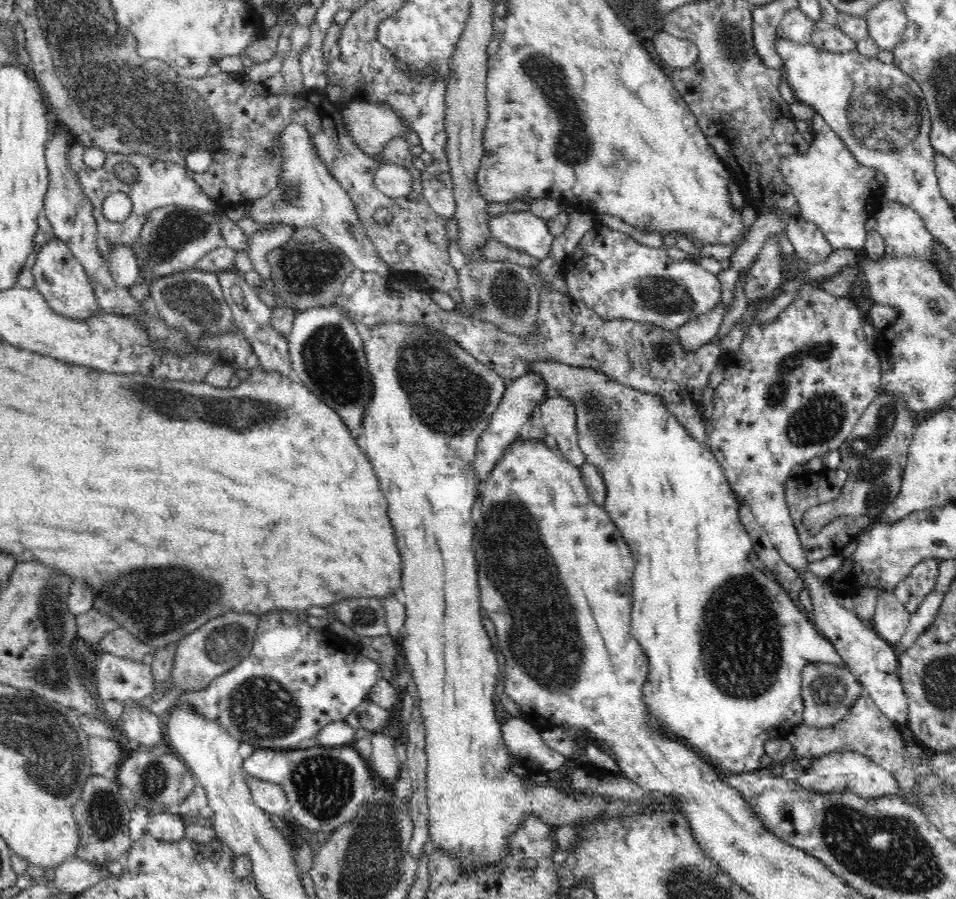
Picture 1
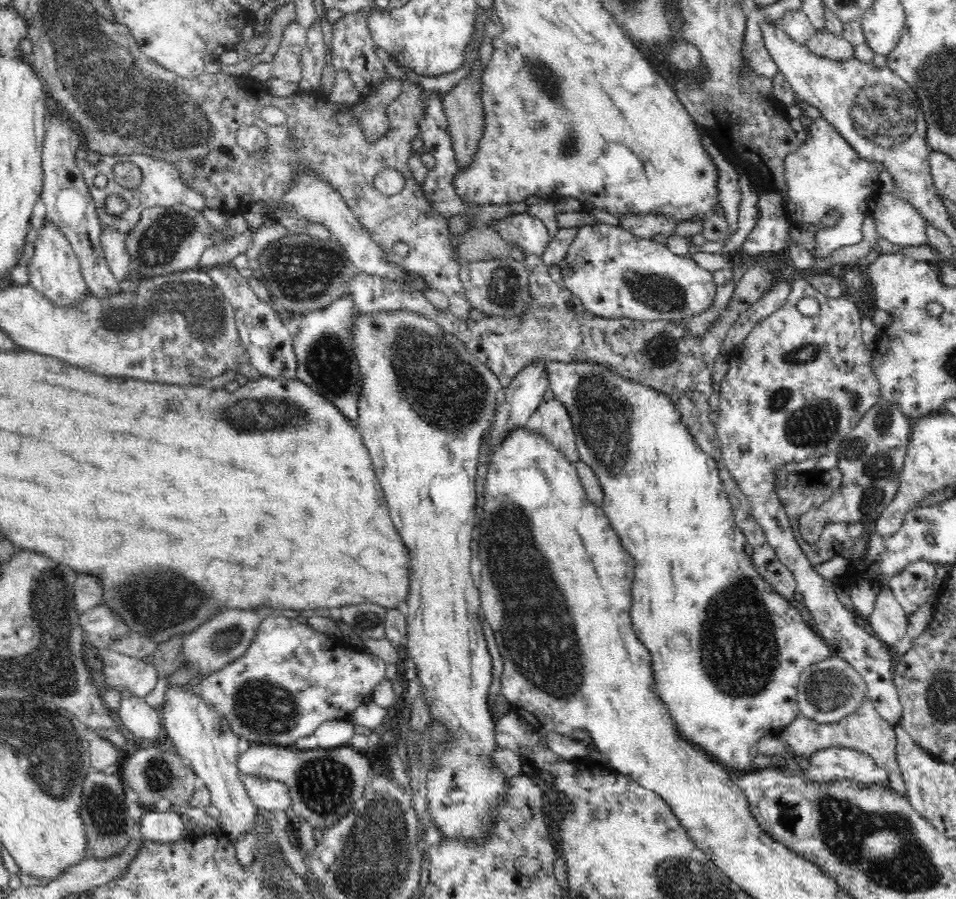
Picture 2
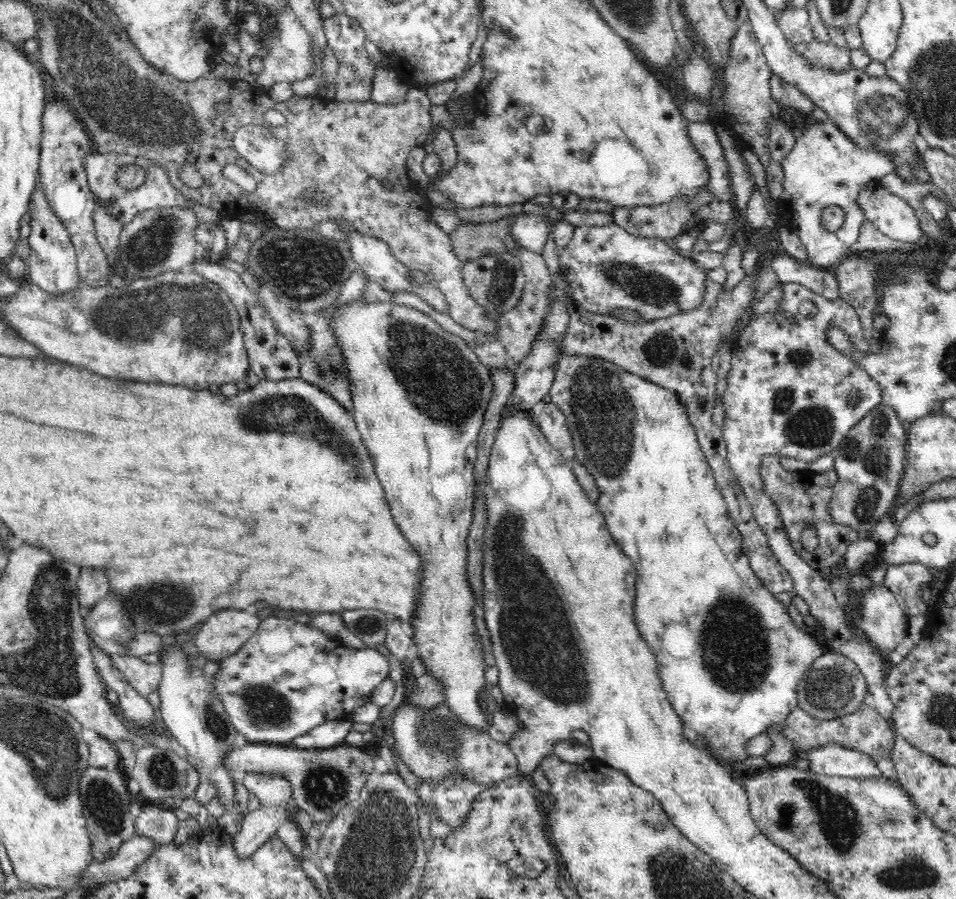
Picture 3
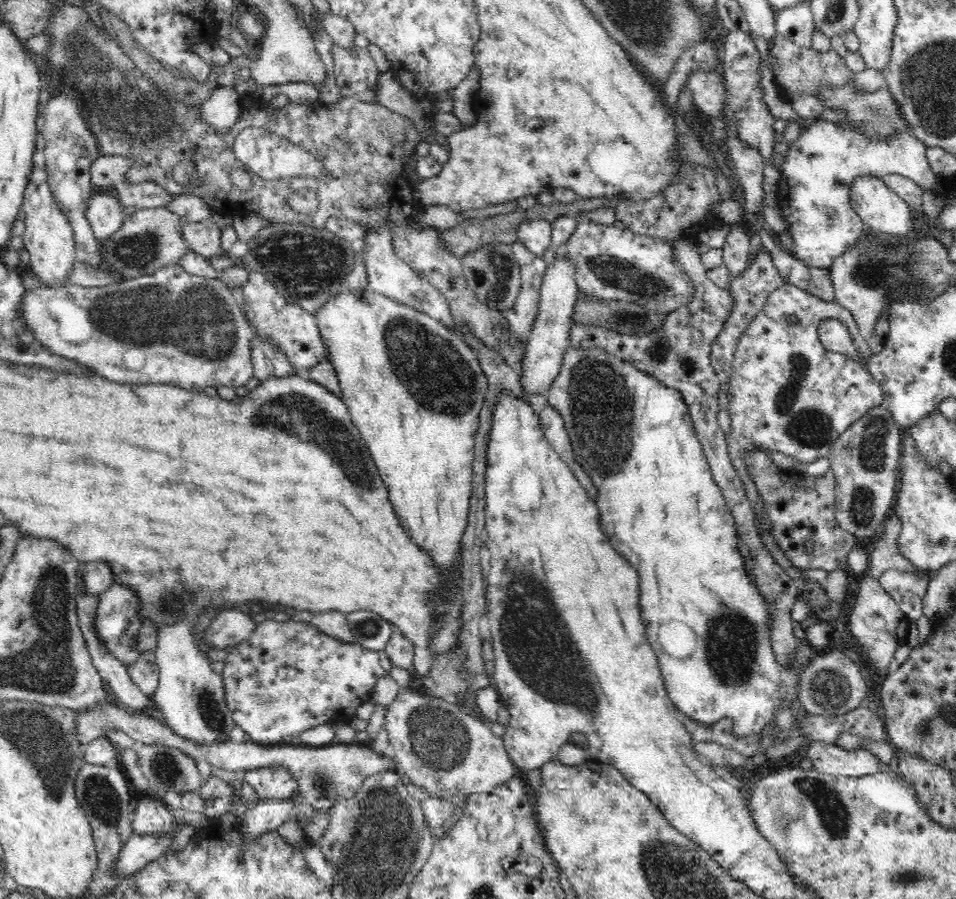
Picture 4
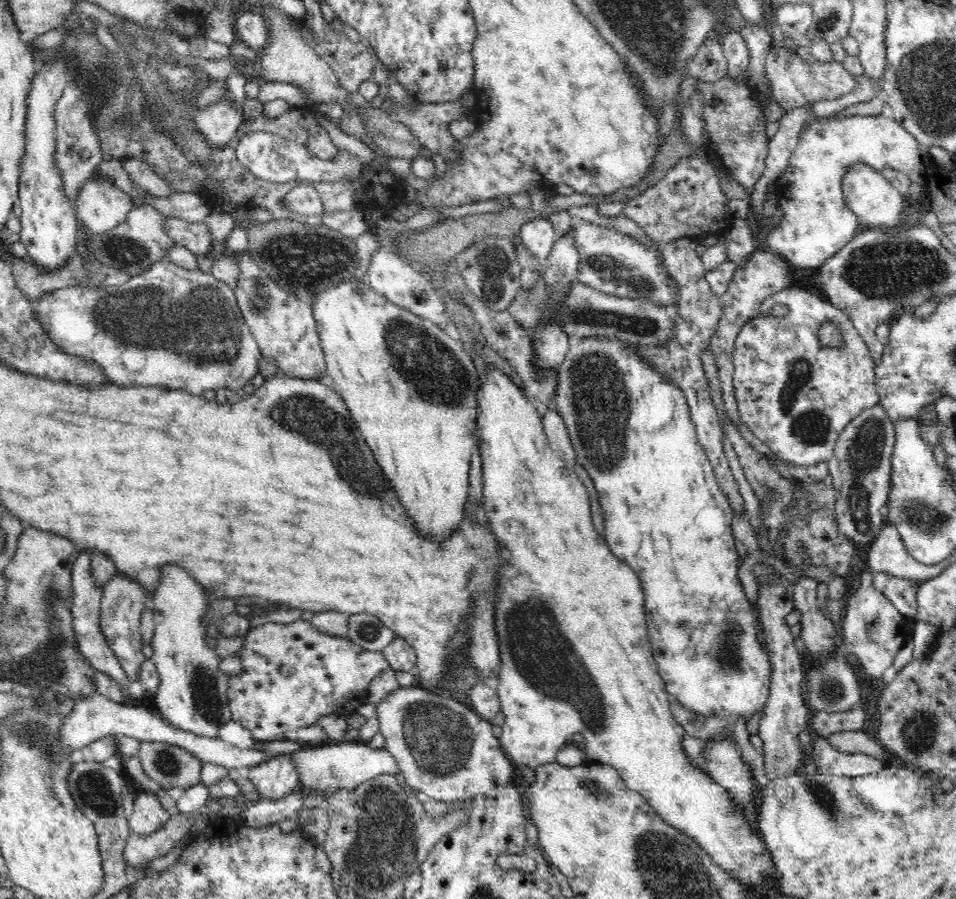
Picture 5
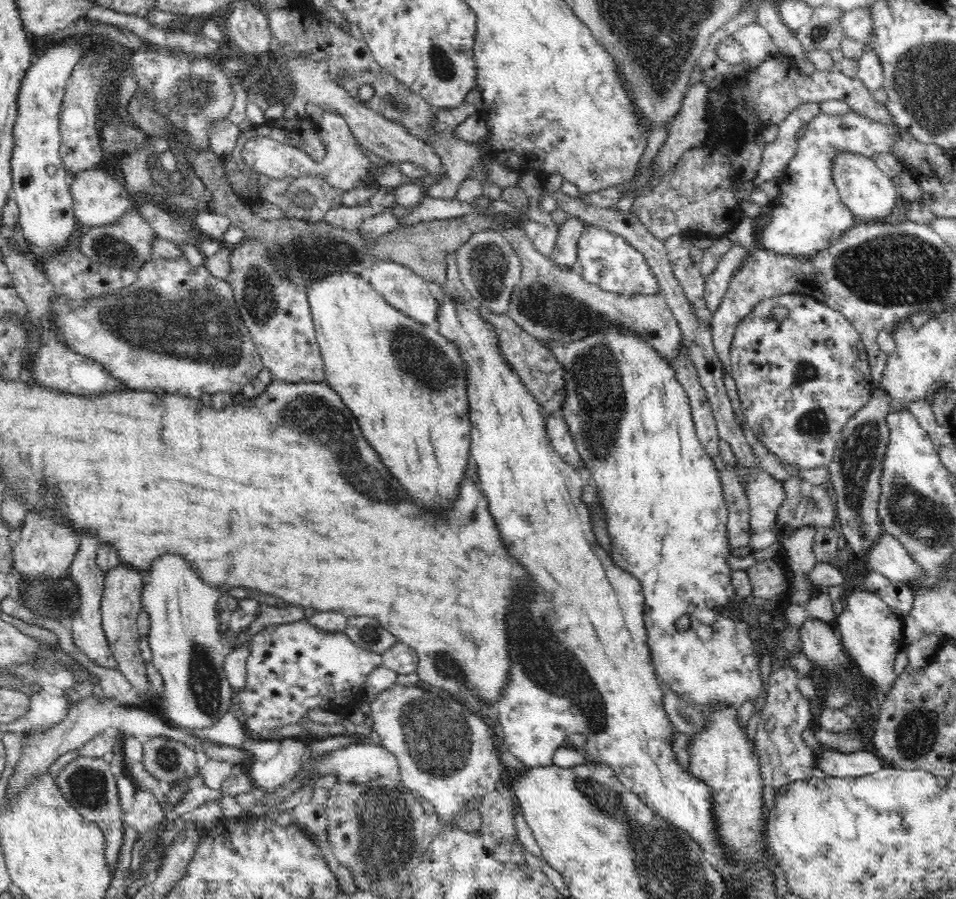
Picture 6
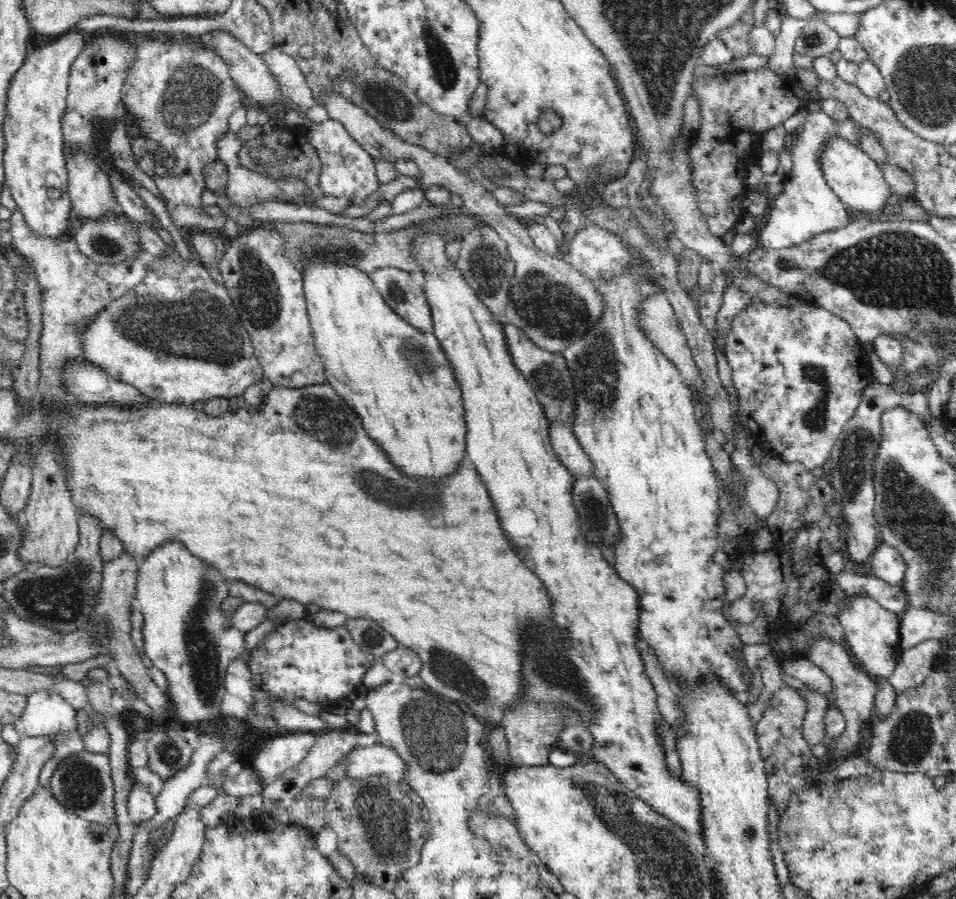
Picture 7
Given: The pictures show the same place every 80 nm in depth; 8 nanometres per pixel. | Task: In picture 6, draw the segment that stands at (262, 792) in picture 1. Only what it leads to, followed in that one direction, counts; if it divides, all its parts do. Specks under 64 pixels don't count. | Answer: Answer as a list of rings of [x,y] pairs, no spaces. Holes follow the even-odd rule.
[[[280,738],[278,754],[265,762],[252,760],[247,771],[258,791],[271,793],[290,783],[305,765],[307,750],[308,741],[305,739]]]

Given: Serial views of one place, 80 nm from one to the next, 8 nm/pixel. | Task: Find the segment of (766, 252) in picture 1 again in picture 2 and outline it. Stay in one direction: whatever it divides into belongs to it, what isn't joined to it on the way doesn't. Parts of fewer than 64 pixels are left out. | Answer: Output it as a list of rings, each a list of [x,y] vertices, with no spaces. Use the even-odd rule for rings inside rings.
[[[524,253],[524,265],[529,276],[528,290],[530,293],[531,303],[529,307],[521,314],[521,317],[484,317],[481,320],[474,321],[460,320],[454,316],[448,309],[440,310],[436,308],[430,300],[427,299],[425,291],[420,292],[418,289],[410,287],[406,283],[392,282],[387,278],[380,278],[372,274],[358,272],[354,274],[354,278],[350,280],[346,291],[352,295],[354,299],[355,309],[358,313],[381,314],[381,310],[395,311],[395,310],[410,310],[412,313],[424,315],[424,317],[436,322],[448,334],[453,334],[466,345],[468,351],[485,365],[500,379],[510,382],[522,367],[532,364],[535,360],[542,360],[546,363],[550,361],[558,362],[592,362],[608,367],[608,369],[616,372],[616,374],[626,378],[632,379],[634,382],[640,382],[648,385],[658,391],[664,391],[664,394],[670,395],[672,401],[675,403],[676,409],[680,412],[682,422],[686,424],[694,441],[703,450],[709,458],[715,460],[720,480],[723,482],[723,489],[729,498],[732,505],[733,517],[735,524],[745,534],[748,546],[752,546],[751,561],[755,565],[755,569],[774,592],[781,594],[786,601],[794,597],[797,587],[796,579],[791,570],[784,566],[779,558],[776,556],[774,549],[769,546],[766,533],[761,526],[755,521],[751,514],[751,504],[748,497],[740,490],[740,487],[734,482],[734,478],[724,467],[724,459],[722,459],[722,449],[720,449],[720,442],[716,437],[716,425],[709,419],[711,405],[709,404],[713,394],[714,379],[712,374],[714,372],[716,357],[724,351],[723,344],[726,338],[726,332],[732,328],[732,324],[739,319],[740,314],[748,310],[754,302],[758,302],[762,296],[767,293],[771,286],[779,280],[768,266],[764,266],[764,261],[752,263],[748,271],[741,277],[739,283],[734,289],[727,309],[717,318],[717,321],[712,323],[712,326],[701,336],[696,337],[692,333],[688,333],[686,329],[686,320],[672,321],[672,320],[655,320],[655,321],[637,321],[631,318],[604,318],[590,312],[585,308],[583,302],[572,294],[569,290],[560,286],[554,280],[550,279],[547,265],[544,260],[536,254]]]

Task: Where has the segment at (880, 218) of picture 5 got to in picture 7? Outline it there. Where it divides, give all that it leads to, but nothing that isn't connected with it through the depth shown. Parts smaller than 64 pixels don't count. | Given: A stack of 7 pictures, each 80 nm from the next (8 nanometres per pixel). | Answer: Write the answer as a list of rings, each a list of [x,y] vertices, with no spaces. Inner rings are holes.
[[[834,137],[824,144],[824,150],[819,156],[820,167],[828,187],[840,198],[840,201],[857,217],[865,214],[880,214],[888,199],[894,193],[885,182],[882,170],[868,154],[858,145],[845,139]]]

